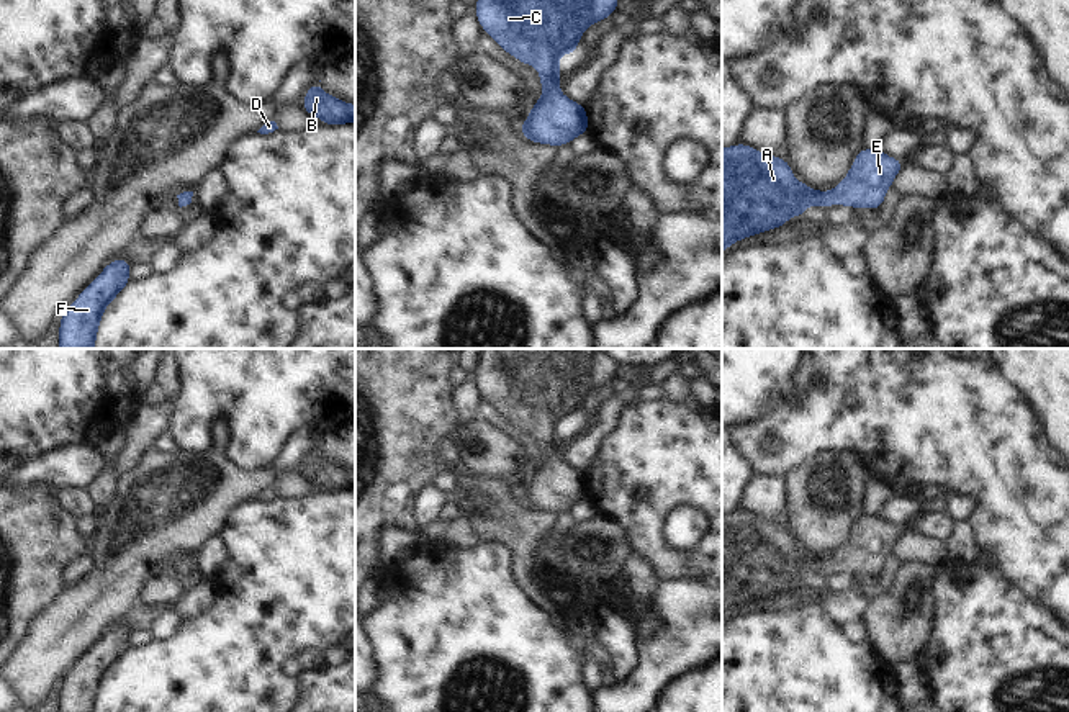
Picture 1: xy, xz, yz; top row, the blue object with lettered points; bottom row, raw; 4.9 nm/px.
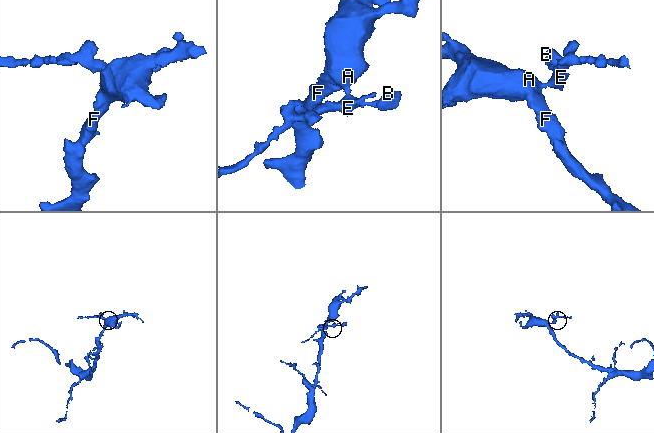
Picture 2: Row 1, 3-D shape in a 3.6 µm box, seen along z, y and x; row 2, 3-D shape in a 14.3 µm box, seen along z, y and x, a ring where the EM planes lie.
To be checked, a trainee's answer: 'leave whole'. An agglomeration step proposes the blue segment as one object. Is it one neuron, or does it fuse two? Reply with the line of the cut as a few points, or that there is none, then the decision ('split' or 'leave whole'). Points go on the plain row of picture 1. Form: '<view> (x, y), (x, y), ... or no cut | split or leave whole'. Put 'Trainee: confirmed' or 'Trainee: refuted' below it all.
no cut | leave whole
Trainee: confirmed

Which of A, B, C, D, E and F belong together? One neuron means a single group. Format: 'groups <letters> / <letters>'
groups A B C D E F

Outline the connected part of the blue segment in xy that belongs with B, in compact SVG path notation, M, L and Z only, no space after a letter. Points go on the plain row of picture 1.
M319 448L306 457L301 475L324 488L327 493L355 489L355 471L345 470L332 462L326 462Z

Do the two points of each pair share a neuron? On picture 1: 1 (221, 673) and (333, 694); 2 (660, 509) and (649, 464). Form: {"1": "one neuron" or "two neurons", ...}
{"1": "two neurons", "2": "one neuron"}

